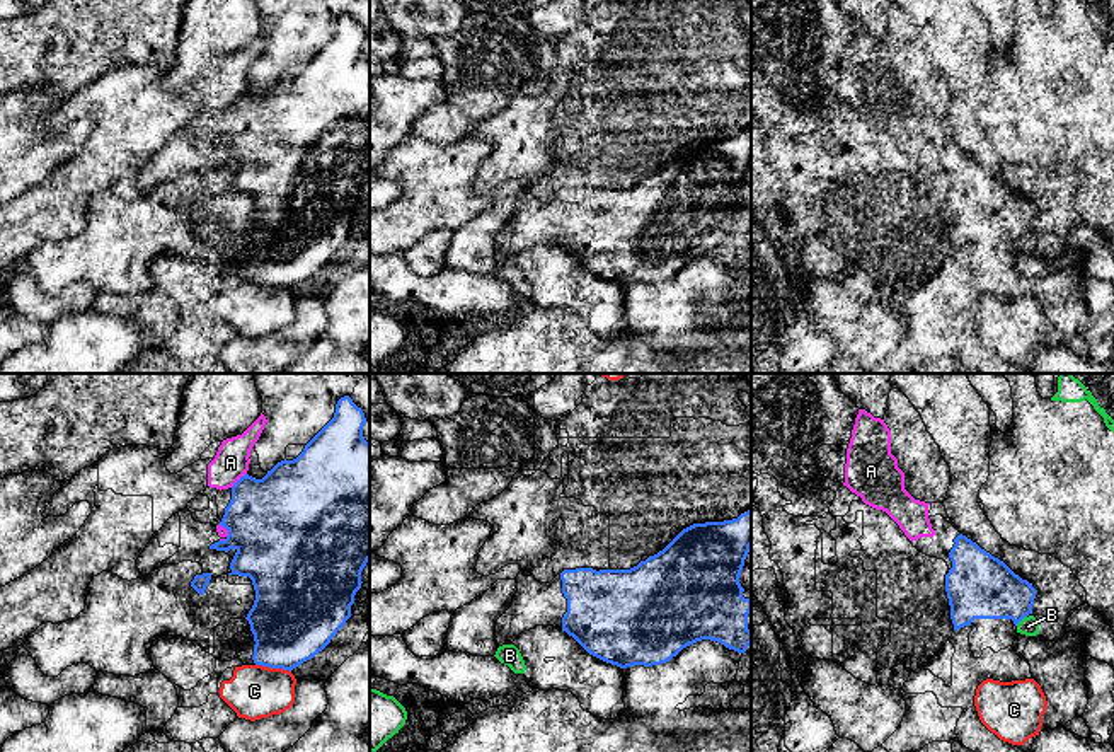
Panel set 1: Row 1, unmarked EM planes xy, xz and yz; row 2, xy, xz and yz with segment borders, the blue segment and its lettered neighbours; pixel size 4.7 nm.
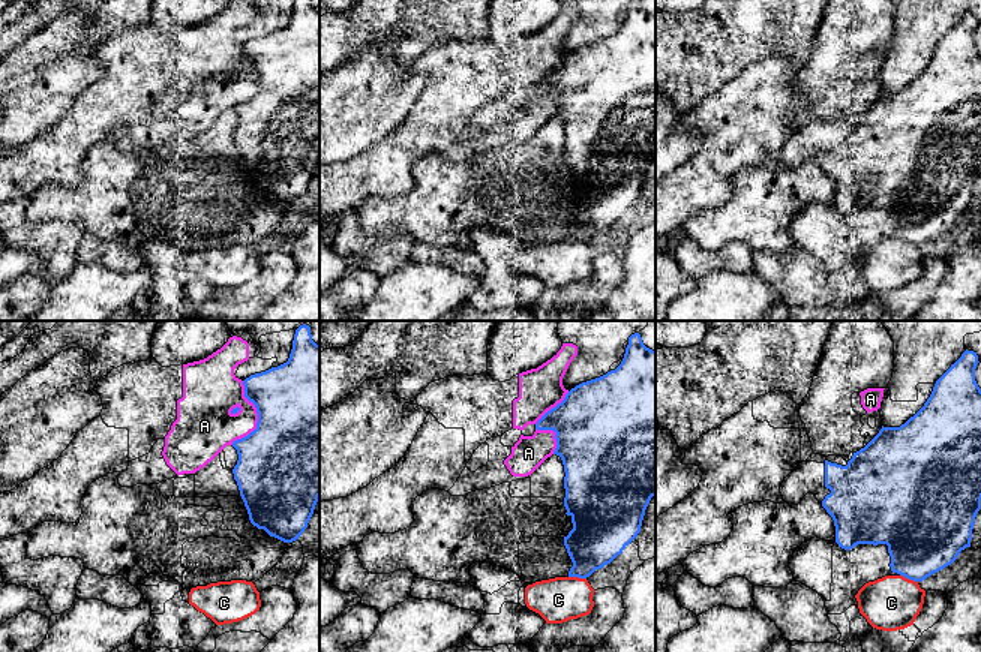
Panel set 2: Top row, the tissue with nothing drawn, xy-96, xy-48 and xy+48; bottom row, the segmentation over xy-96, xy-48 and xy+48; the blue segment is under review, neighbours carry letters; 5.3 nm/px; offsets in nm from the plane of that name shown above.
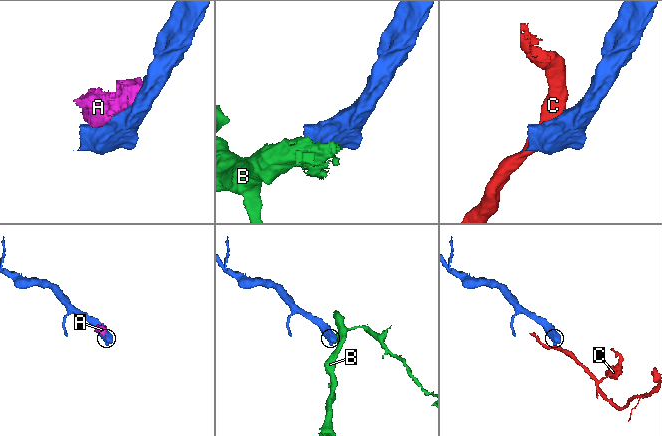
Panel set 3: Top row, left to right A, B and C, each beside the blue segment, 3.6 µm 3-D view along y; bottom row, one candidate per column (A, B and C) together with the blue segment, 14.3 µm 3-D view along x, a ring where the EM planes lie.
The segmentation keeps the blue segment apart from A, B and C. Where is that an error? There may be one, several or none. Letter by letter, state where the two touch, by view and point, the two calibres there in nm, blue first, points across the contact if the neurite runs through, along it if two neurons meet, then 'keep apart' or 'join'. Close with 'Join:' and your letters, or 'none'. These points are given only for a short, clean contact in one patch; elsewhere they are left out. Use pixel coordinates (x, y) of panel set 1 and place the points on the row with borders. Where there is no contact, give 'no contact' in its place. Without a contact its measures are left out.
A: xy (239, 480) | 420/160 nm | keep apart
B: yz (1021, 619) | 300/90 nm | keep apart
C: xy (273, 667) | 400/260 nm | along xy (256, 664), (281, 667), (290, 672) | keep apart
Join: none

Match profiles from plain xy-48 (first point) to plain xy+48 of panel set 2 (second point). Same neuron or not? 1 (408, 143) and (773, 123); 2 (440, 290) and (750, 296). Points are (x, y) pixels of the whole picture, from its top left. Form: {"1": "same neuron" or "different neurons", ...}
{"1": "same neuron", "2": "same neuron"}

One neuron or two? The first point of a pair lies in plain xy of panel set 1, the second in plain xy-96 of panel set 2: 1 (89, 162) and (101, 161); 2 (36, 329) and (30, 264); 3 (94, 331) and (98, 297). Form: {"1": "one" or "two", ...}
{"1": "two", "2": "two", "3": "one"}

